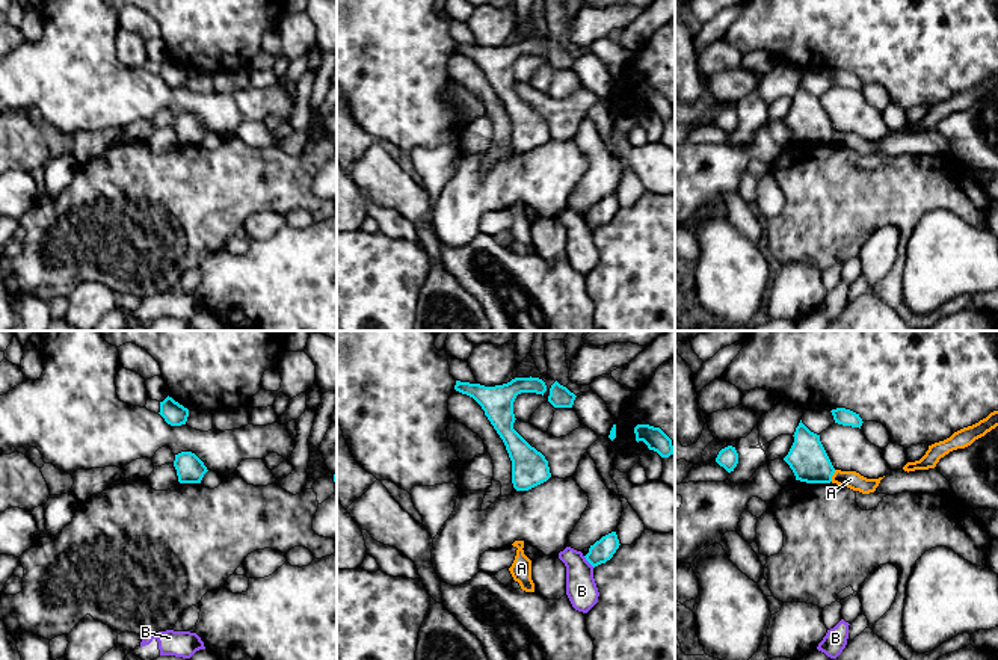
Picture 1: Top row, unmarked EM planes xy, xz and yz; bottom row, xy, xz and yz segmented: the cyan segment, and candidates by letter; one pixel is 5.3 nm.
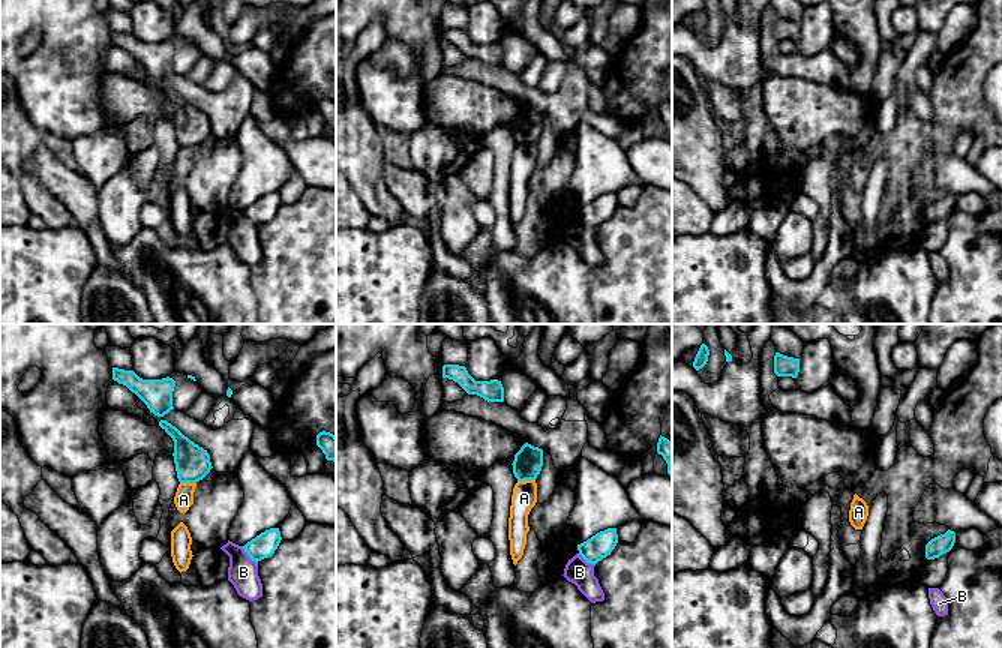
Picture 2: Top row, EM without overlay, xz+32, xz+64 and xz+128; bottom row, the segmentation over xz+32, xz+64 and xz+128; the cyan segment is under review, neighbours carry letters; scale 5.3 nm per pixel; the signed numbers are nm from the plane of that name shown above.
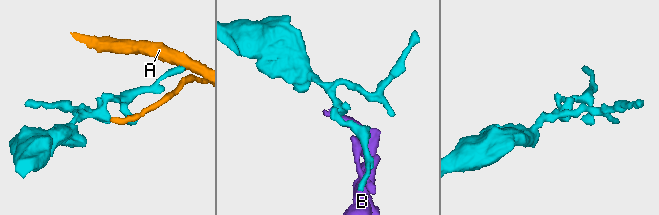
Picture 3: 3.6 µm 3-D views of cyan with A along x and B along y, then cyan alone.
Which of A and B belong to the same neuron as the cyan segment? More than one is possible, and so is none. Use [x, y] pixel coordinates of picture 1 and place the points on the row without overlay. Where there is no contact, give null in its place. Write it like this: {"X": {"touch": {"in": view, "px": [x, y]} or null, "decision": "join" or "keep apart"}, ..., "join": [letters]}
{"A": {"touch": {"in": "yz", "px": [832, 136]}, "decision": "keep apart"}, "B": {"touch": {"in": "xz", "px": [589, 224]}, "decision": "keep apart"}, "join": []}

